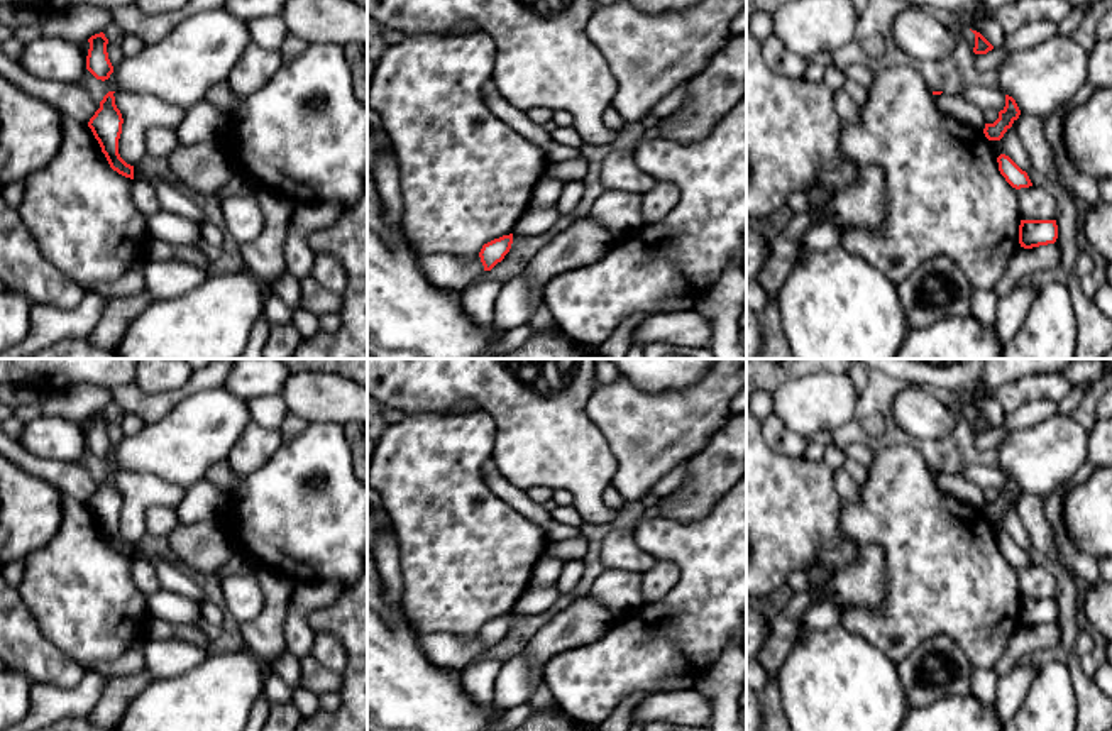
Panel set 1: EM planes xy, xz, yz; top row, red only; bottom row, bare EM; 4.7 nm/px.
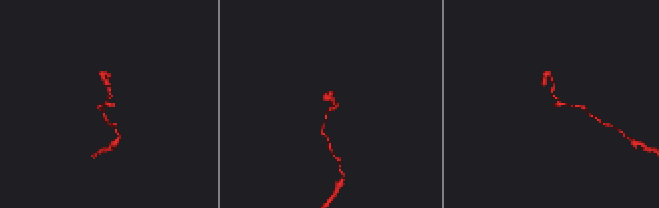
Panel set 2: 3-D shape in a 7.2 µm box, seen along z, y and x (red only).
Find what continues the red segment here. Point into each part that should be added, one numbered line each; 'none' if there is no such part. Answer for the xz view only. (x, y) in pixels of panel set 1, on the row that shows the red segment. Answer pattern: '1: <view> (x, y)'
none

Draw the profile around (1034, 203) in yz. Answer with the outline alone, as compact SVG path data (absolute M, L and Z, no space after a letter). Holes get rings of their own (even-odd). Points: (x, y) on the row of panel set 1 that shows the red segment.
M1039 186L1016 190L1021 220L1054 220L1058 215L1056 200Z

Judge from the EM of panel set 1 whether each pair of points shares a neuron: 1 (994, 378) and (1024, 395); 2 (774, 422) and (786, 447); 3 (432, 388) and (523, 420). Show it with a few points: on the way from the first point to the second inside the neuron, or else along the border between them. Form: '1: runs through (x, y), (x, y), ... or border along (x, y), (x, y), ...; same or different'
1: border along (1026, 376), (1004, 383), (994, 391); different
2: runs through (776, 428), (784, 440); same
3: runs through (454, 388), (491, 388), (501, 398); same

